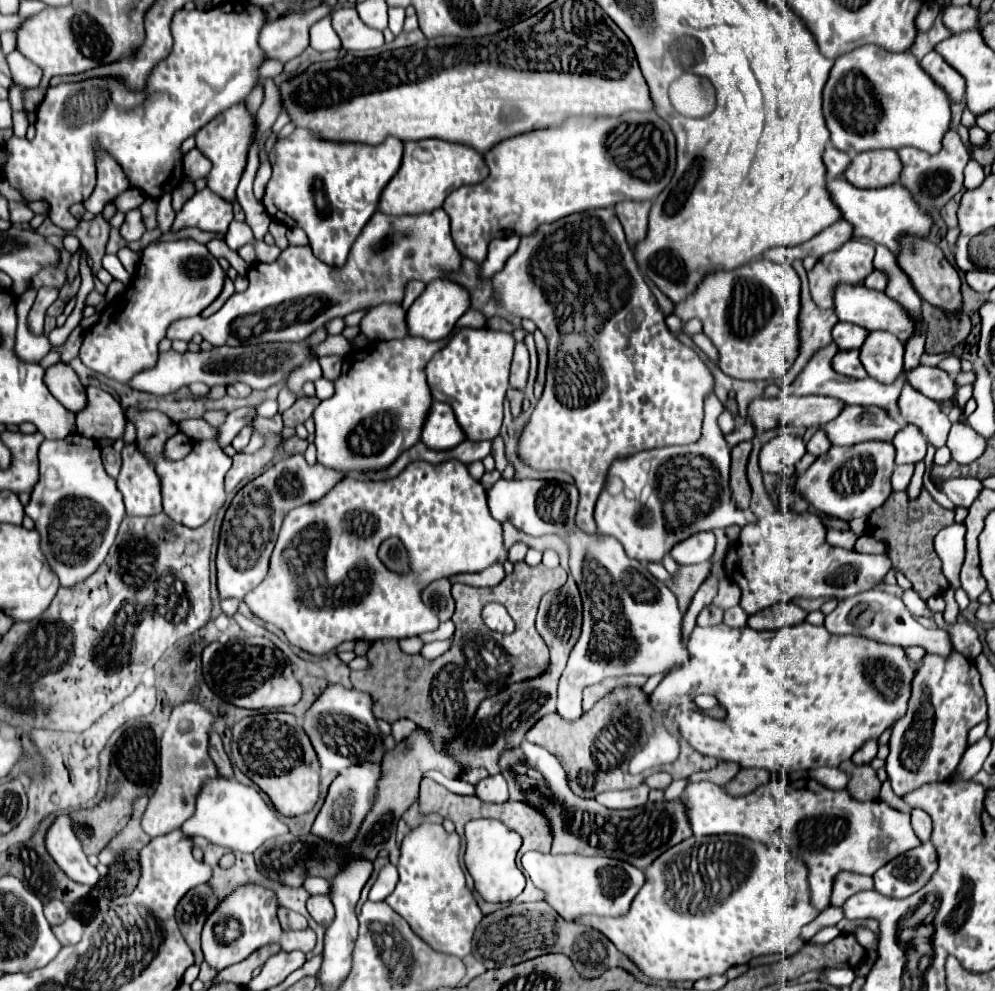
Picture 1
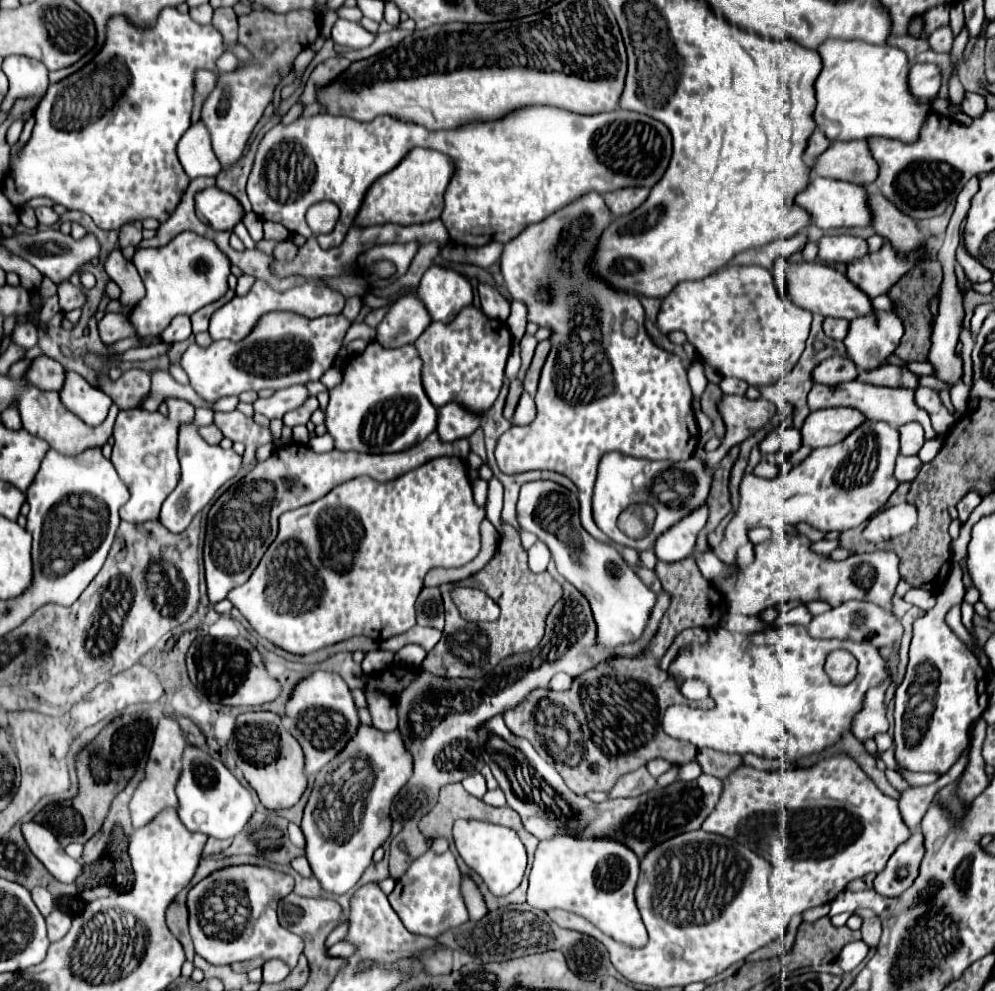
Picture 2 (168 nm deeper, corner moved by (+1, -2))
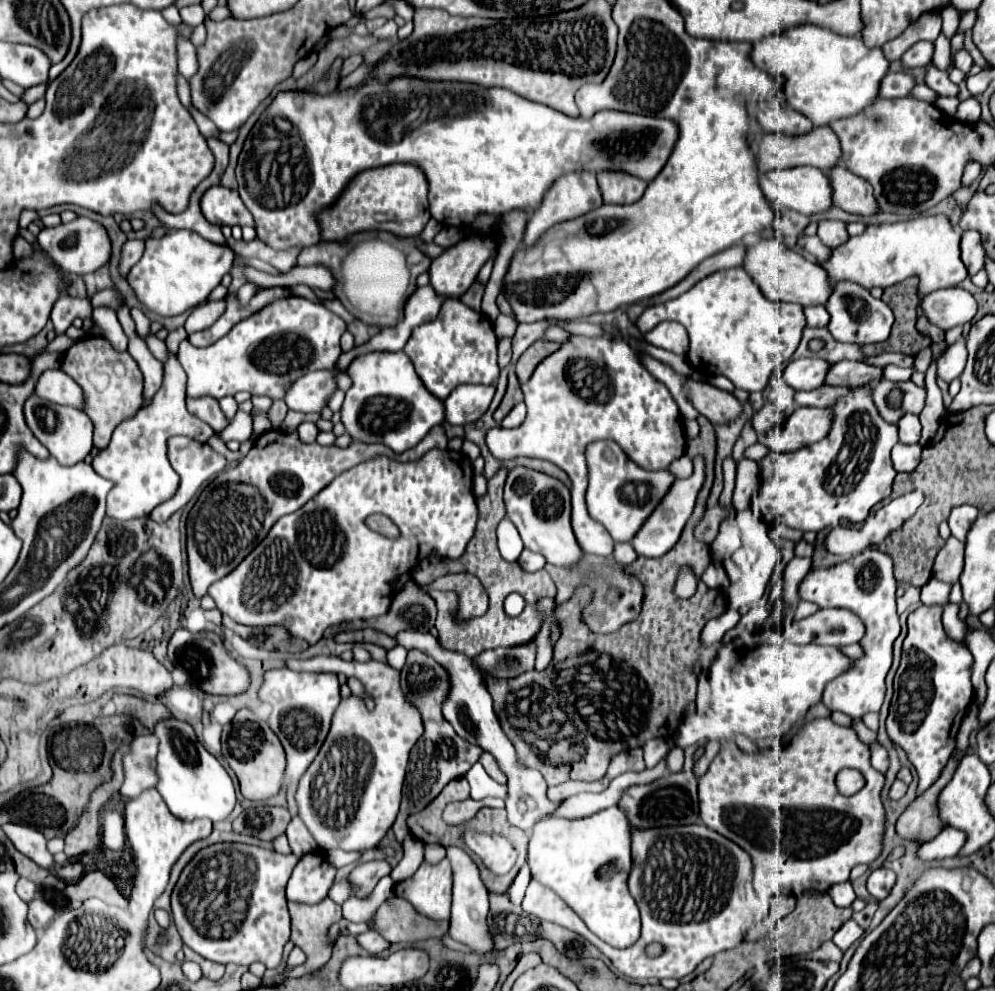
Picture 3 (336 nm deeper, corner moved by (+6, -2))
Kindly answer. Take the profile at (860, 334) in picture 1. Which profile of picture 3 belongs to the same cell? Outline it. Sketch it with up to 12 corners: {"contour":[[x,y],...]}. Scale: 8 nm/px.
{"contour":[[824,306],[804,308],[808,326],[826,328],[830,314]]}

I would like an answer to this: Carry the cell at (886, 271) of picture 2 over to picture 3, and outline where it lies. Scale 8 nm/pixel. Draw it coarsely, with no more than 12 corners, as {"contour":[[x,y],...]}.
{"contour":[[946,216],[868,226],[832,250],[832,280],[920,278],[916,327],[944,342],[922,300],[966,276]]}

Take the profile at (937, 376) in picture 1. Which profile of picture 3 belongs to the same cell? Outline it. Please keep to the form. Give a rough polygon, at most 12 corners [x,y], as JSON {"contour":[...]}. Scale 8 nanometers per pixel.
{"contour":[[866,362],[830,366],[826,384],[866,386],[880,382],[882,368]]}

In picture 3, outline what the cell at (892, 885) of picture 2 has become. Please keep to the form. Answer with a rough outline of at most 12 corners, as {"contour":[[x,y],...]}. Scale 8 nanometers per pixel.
{"contour":[[876,868],[868,876],[868,892],[884,900],[896,874]]}

